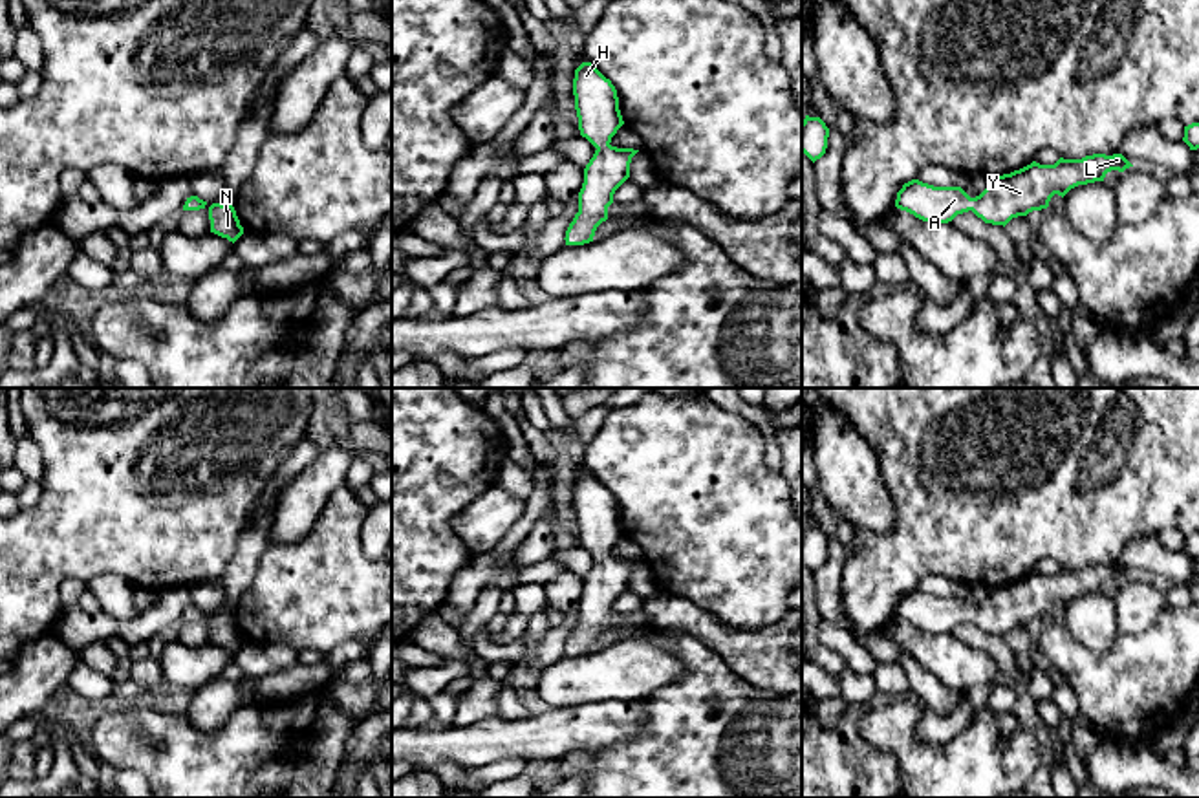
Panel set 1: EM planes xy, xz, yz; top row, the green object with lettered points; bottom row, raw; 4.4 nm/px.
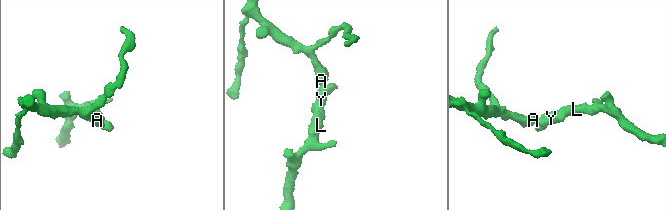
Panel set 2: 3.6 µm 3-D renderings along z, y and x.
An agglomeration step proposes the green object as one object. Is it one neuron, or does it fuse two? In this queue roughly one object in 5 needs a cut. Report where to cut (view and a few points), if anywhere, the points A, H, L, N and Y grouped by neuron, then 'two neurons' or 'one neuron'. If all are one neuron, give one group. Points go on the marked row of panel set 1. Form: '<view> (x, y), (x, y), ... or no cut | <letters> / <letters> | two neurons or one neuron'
no cut | A H L N Y | one neuron

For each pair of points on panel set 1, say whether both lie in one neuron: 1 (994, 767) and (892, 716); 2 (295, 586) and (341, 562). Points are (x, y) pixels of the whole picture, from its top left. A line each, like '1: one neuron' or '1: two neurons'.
1: one neuron
2: one neuron

